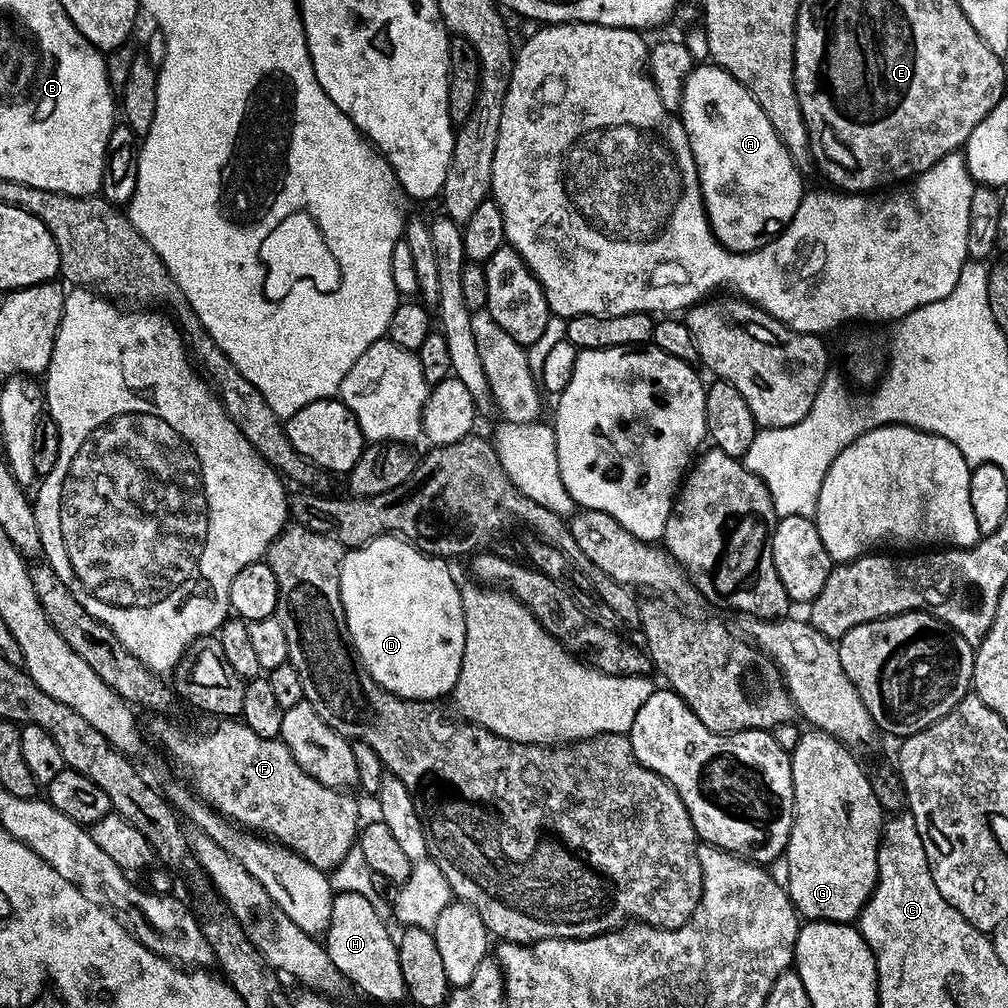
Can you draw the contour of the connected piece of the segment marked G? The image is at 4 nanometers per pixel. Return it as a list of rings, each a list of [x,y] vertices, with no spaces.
[[[808,730],[808,733],[796,744],[796,749],[791,749],[792,757],[792,781],[794,782],[794,814],[792,815],[792,829],[788,846],[784,850],[782,857],[783,863],[788,863],[788,880],[786,887],[788,896],[792,900],[792,906],[805,921],[810,920],[829,920],[835,924],[852,924],[859,917],[860,911],[866,906],[866,902],[876,889],[876,875],[878,874],[878,850],[880,849],[880,837],[884,831],[886,823],[886,813],[880,807],[878,798],[872,789],[872,781],[869,773],[864,773],[864,768],[851,756],[849,749],[840,741],[834,739],[830,734]]]

